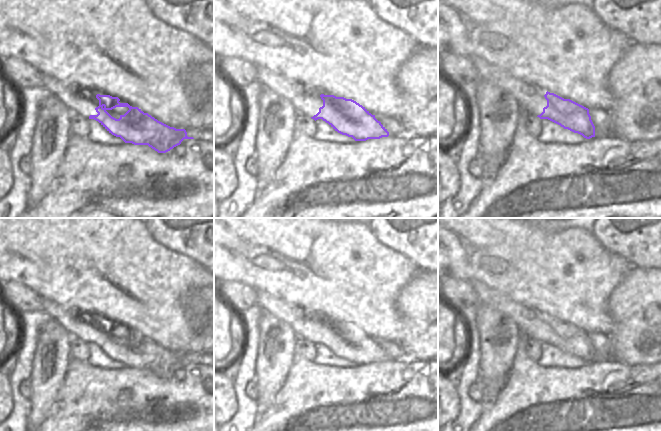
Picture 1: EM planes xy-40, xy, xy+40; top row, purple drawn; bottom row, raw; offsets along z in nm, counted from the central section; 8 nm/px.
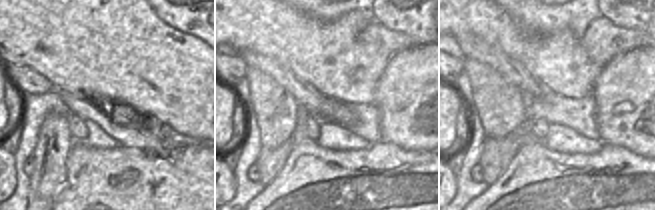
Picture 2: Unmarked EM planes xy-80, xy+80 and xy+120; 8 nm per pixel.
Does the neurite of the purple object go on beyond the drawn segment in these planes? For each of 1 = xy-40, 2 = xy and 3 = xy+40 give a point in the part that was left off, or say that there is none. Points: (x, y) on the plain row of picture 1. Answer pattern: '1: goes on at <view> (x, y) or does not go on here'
1: goes on at xy-40 (79, 326)
2: goes on at xy (306, 326)
3: goes on at xy+40 (530, 321)

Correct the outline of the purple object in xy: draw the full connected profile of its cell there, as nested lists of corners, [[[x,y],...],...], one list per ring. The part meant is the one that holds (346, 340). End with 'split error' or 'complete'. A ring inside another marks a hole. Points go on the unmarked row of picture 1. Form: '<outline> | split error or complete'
[[[257,291],[257,305],[278,319],[288,323],[296,336],[322,343],[335,355],[352,361],[355,365],[388,361],[387,353],[365,331],[352,323],[324,319],[323,315],[314,316],[308,311],[290,305],[264,291]]] | split error

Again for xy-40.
[[[43,299],[43,311],[62,325],[71,337],[98,345],[109,357],[120,361],[125,367],[148,369],[158,377],[166,377],[184,363],[194,363],[187,360],[185,353],[170,351],[138,331],[120,327],[118,321],[100,319],[96,313],[91,314],[91,322],[84,311],[77,314],[74,309],[64,309],[48,299]],[[116,331],[128,331],[129,334],[121,339],[112,335]]] | split error

